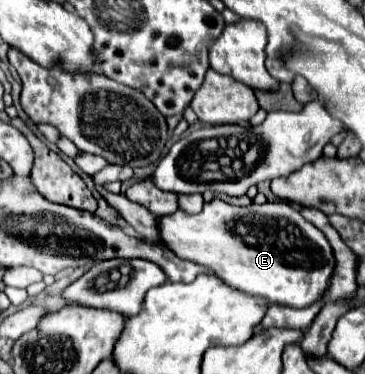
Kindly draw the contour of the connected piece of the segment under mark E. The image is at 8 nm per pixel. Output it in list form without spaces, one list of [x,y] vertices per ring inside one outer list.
[[[212,199],[204,203],[200,213],[186,213],[176,209],[170,215],[158,217],[158,239],[160,245],[170,249],[180,259],[204,265],[212,269],[226,285],[248,295],[264,297],[270,303],[282,303],[290,307],[306,307],[318,301],[330,283],[334,271],[334,255],[328,239],[312,223],[308,223],[298,209],[284,201],[268,201],[264,205],[230,205],[222,199]]]

